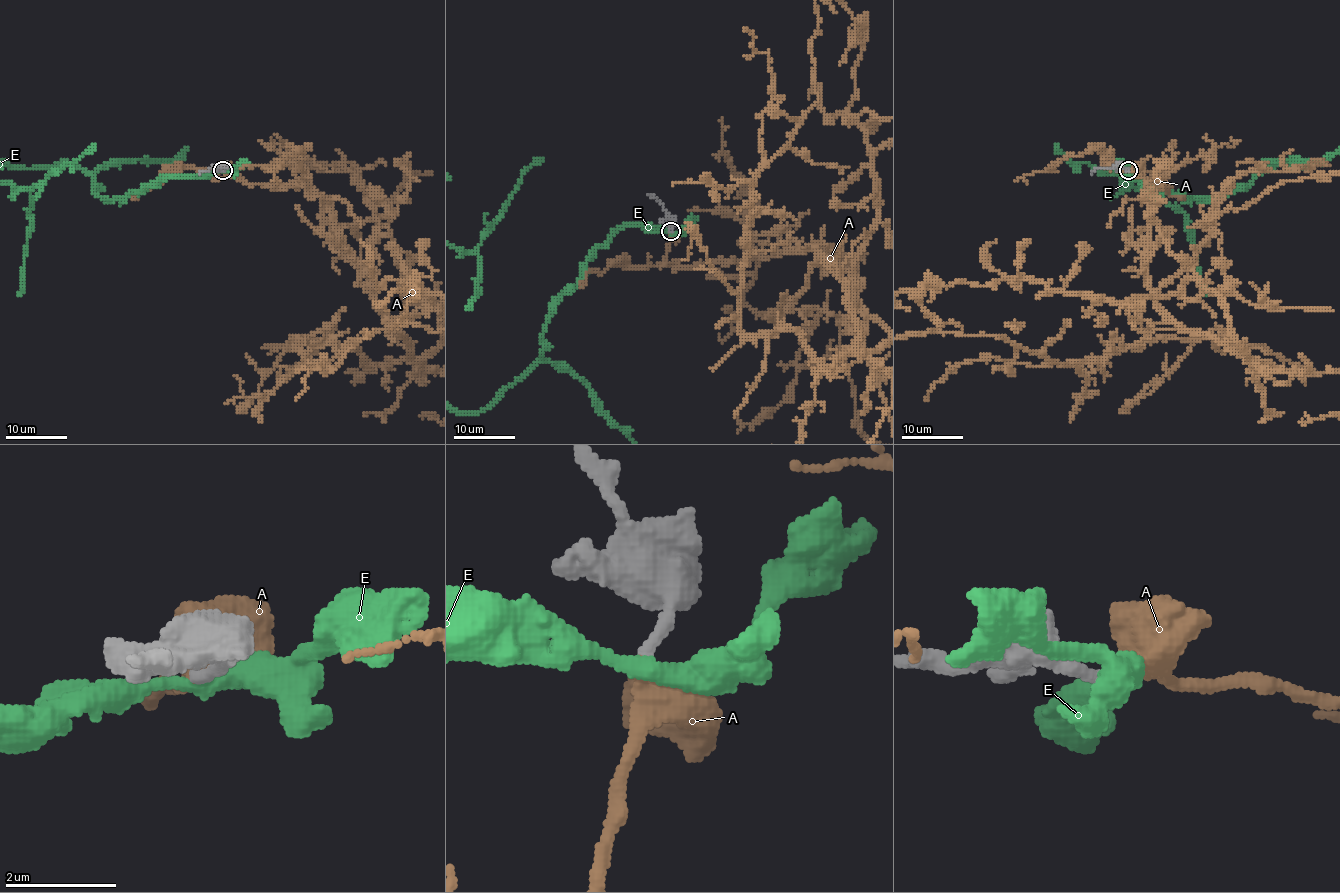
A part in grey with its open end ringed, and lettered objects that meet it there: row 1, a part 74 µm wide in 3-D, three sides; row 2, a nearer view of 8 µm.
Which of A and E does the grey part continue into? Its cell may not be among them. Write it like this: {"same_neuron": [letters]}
{"same_neuron": ["A"]}

